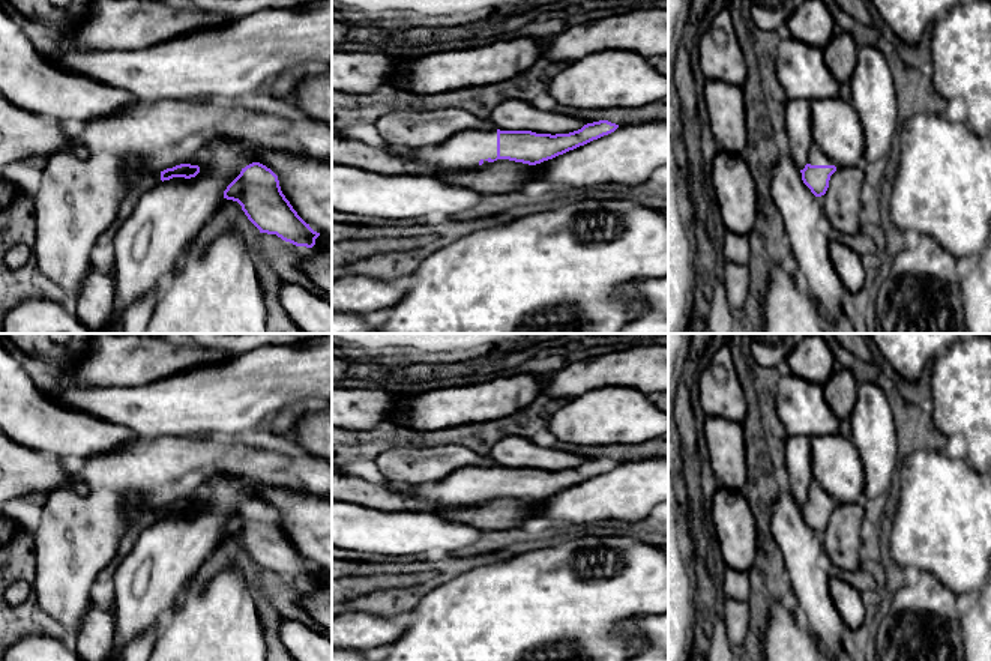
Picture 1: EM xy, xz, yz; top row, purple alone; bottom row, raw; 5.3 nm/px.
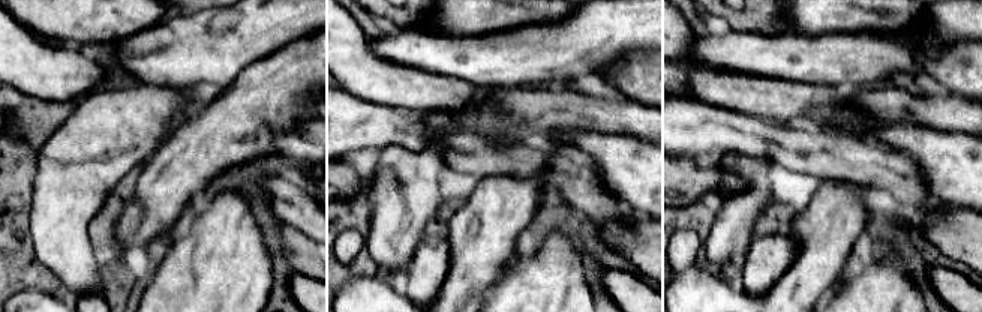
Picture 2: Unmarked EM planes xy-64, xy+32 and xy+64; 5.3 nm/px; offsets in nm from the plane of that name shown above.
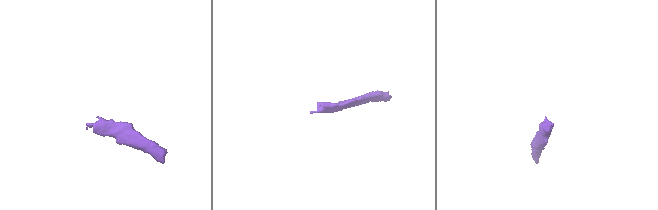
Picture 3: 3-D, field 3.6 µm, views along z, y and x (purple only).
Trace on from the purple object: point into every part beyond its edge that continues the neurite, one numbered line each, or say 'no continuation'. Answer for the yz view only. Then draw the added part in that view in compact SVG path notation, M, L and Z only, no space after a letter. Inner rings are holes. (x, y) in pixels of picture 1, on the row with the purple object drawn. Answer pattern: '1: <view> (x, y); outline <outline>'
1: yz (816, 153); outline M812 144L809 150L809 162L811 165L833 165L833 162L823 153L823 150Z

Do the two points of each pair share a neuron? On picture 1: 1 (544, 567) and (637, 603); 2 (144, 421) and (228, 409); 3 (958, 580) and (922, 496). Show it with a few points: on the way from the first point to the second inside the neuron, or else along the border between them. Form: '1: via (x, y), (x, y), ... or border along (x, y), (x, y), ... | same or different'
1: via (566, 589), (614, 589) | same
2: via (165, 409), (207, 409) | same
3: via (958, 559), (949, 523), (943, 517) | same

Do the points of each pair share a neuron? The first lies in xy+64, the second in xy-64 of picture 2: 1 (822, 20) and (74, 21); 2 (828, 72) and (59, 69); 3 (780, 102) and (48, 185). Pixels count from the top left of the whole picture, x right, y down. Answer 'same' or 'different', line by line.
1: same
2: different
3: different

